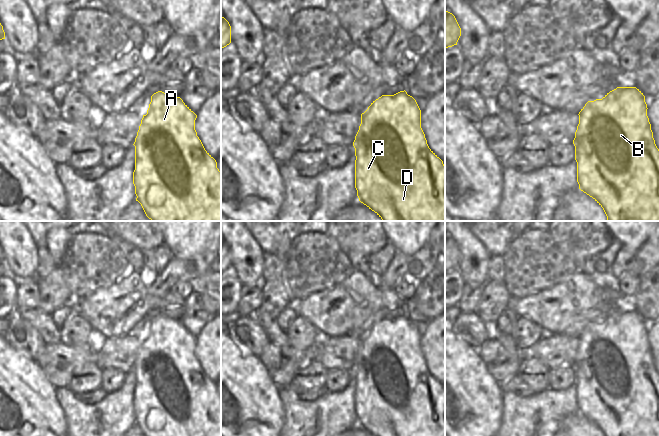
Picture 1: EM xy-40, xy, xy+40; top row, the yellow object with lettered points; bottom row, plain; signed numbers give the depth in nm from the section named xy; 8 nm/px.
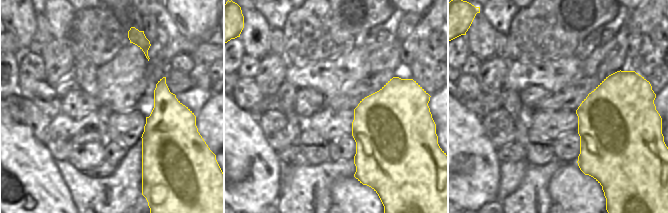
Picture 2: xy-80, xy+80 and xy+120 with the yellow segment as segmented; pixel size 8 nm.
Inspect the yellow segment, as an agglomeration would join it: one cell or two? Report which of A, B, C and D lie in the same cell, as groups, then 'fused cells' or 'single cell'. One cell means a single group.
groups A B C D; single cell

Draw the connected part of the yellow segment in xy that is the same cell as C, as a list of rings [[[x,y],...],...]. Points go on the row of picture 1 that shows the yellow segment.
[[[405,90],[394,95],[382,95],[371,103],[361,114],[353,146],[357,196],[383,221],[445,221],[445,165],[429,148],[421,128],[421,110]]]

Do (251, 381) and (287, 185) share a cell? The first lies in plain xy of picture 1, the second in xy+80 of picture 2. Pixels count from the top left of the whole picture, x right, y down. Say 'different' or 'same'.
different

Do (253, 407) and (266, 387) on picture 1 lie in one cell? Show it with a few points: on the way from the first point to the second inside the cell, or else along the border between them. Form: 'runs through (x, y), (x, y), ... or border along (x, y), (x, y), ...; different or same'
runs through (257, 402), (265, 392); same

